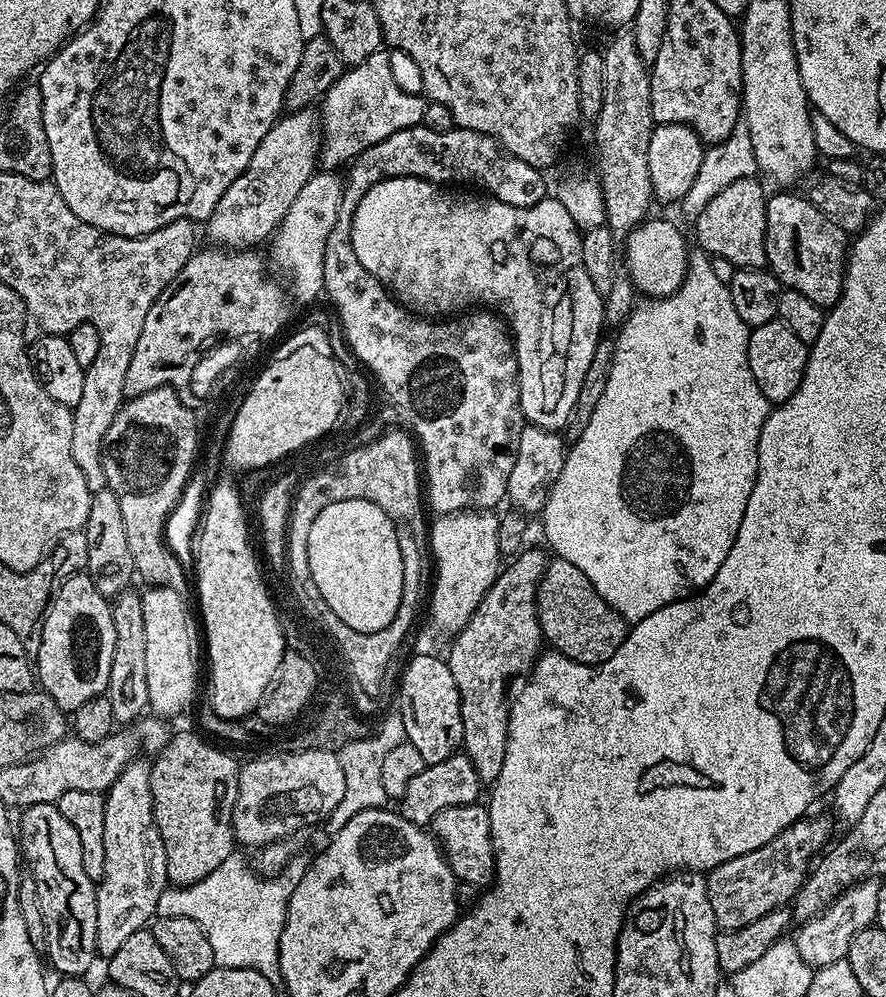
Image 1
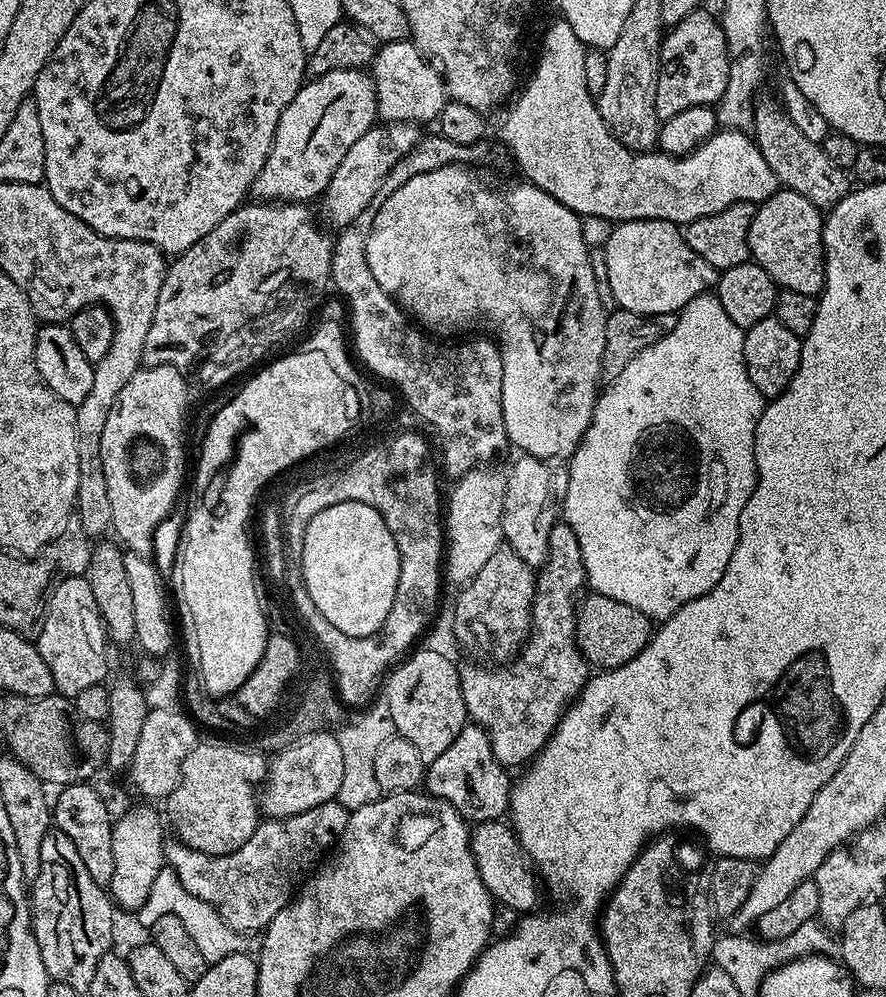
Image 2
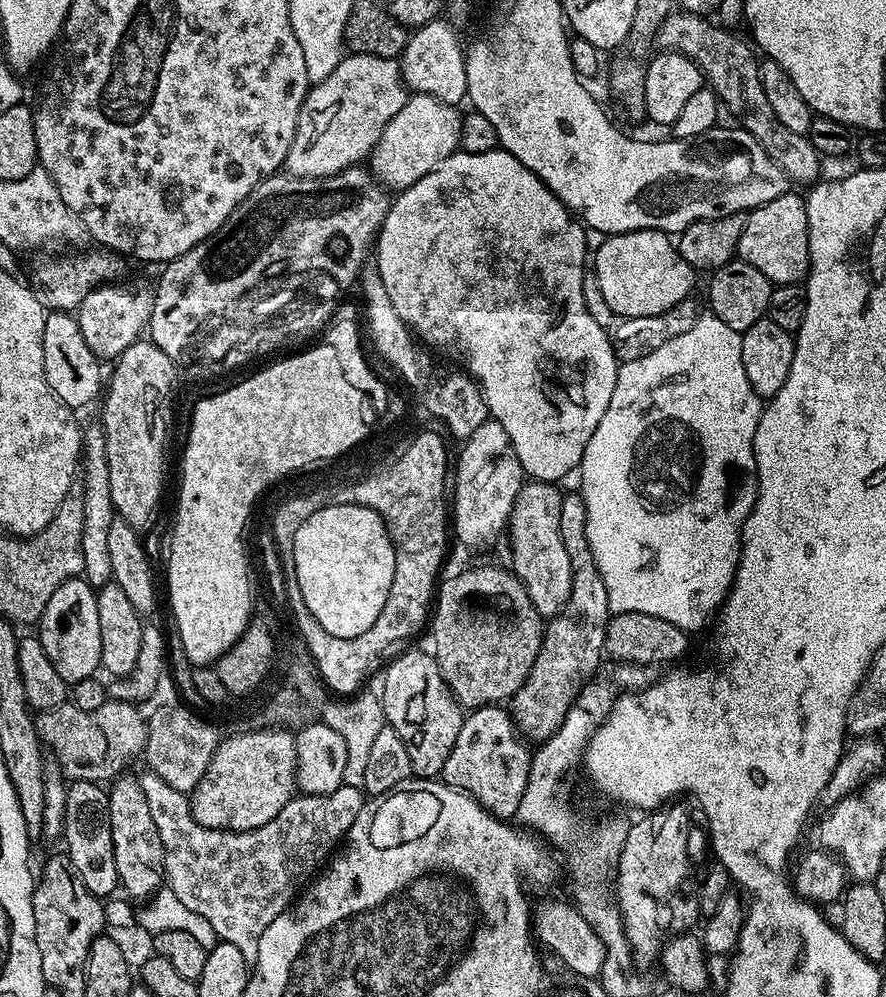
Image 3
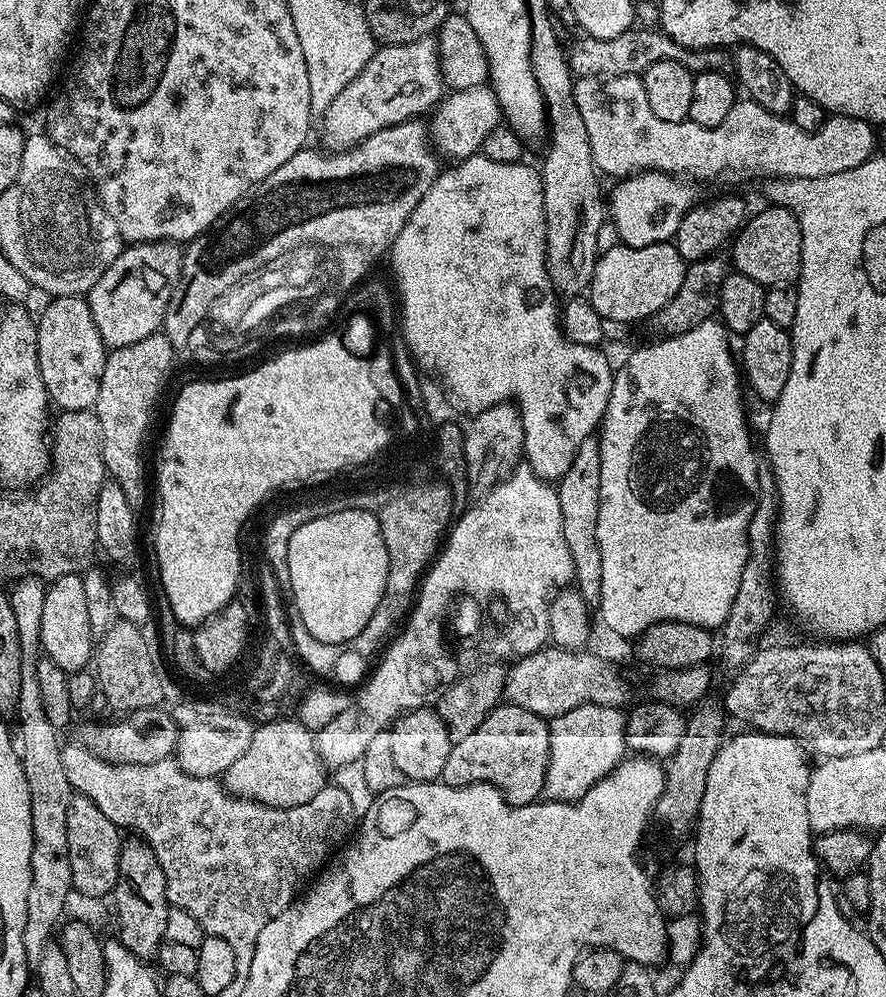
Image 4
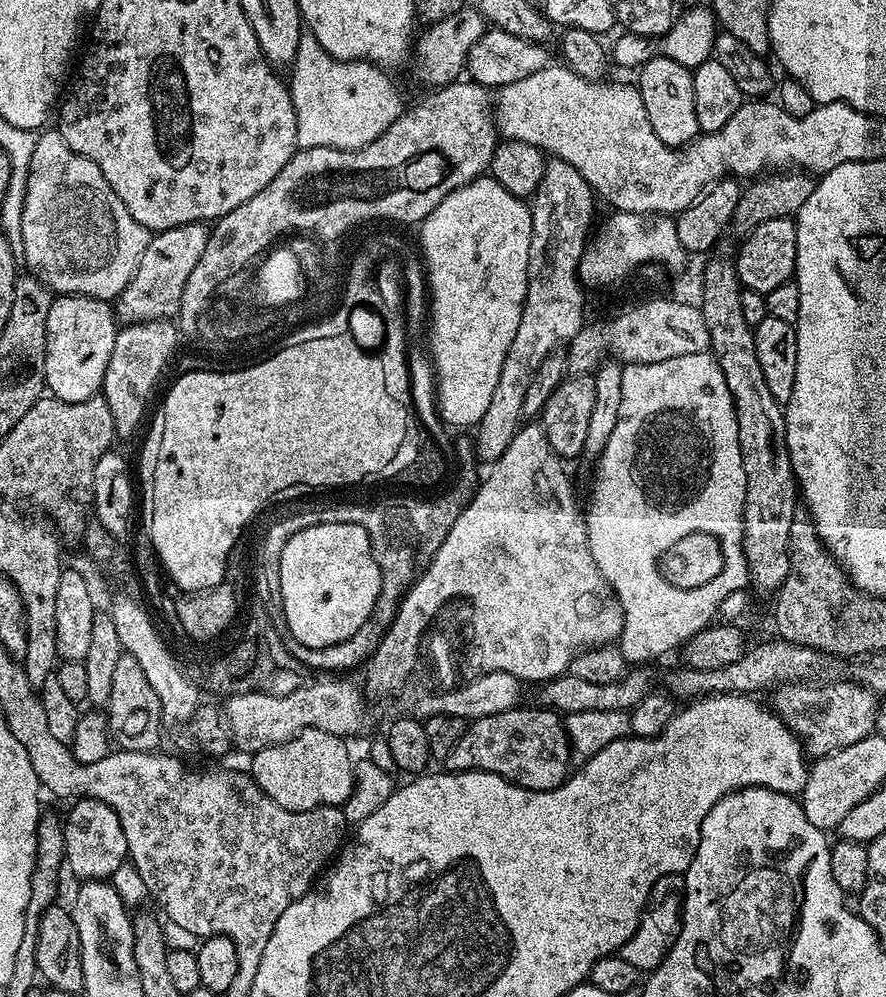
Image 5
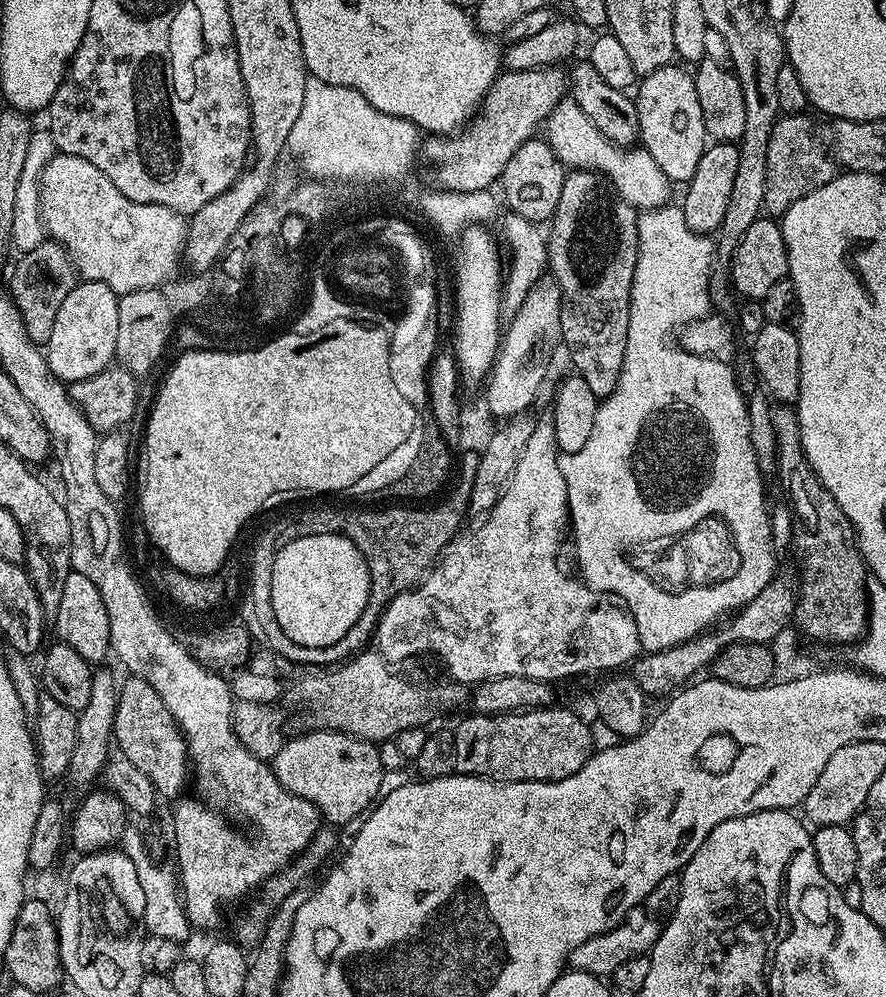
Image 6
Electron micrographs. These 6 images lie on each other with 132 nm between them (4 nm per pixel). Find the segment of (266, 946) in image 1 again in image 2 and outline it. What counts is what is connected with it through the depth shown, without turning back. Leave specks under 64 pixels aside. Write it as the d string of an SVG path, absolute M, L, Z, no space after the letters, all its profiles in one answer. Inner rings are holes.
M167 866L160 871L158 878L154 878L154 886L150 888L150 898L146 898L146 902L138 909L135 916L142 926L151 930L154 922L158 922L158 918L166 918L166 914L174 914L174 918L181 920L182 926L186 926L190 938L194 938L194 943L198 946L202 958L206 958L209 965L235 952L245 951L245 933L233 930L220 917L218 910L214 910L214 906L210 906L206 902L202 902L202 898L190 894L190 890L186 890L186 886L182 886L176 871Z

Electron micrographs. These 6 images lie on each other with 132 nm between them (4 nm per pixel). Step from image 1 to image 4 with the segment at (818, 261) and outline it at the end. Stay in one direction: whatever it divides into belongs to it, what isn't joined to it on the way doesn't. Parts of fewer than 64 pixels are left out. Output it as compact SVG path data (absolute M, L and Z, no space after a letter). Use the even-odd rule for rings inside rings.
M767 206L760 213L749 215L744 227L736 233L731 241L732 256L730 264L733 269L754 282L771 286L773 284L791 284L799 281L802 266L802 230L798 218L789 208Z

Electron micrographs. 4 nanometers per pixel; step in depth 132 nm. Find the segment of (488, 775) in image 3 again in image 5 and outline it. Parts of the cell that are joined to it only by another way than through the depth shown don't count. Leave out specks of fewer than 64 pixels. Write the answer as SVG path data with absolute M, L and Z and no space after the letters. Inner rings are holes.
M539 706L524 707L471 721L450 750L447 767L453 772L498 774L502 780L535 792L554 790L563 784L570 775L570 745L561 713Z

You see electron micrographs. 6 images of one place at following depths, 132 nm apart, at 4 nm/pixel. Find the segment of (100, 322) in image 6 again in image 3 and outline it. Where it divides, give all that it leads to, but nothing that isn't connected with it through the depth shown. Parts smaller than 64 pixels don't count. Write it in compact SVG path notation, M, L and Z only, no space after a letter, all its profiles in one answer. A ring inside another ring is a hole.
M52 310L48 312L44 331L44 365L46 366L46 382L50 382L50 390L54 390L54 394L58 394L58 398L67 408L81 410L80 408L86 407L96 395L96 399L101 395L101 361L97 360L95 354L90 350L90 346L86 346L86 338L82 338L82 330L78 330L78 322L71 311Z

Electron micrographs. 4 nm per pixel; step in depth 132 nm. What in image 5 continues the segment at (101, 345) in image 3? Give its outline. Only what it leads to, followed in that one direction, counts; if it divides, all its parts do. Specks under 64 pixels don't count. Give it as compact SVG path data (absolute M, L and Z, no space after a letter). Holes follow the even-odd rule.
M207 223L183 224L157 232L149 239L148 249L142 254L142 262L138 262L134 278L130 278L122 294L114 301L116 319L121 325L179 317L186 278L190 278L198 258L202 258L202 250L206 250L209 231Z

